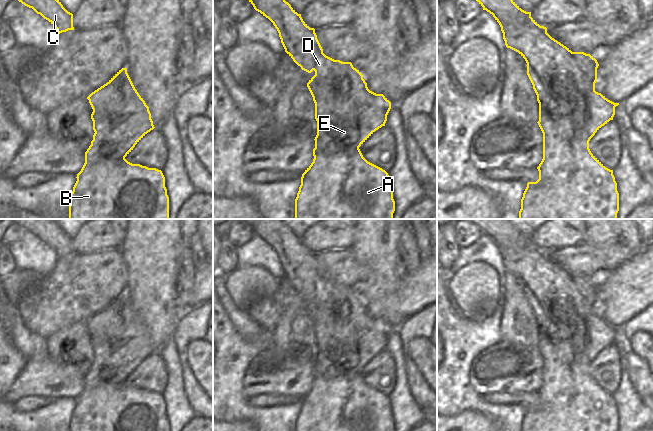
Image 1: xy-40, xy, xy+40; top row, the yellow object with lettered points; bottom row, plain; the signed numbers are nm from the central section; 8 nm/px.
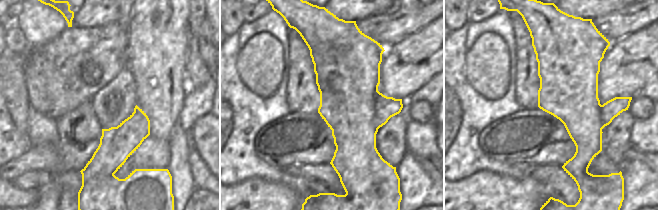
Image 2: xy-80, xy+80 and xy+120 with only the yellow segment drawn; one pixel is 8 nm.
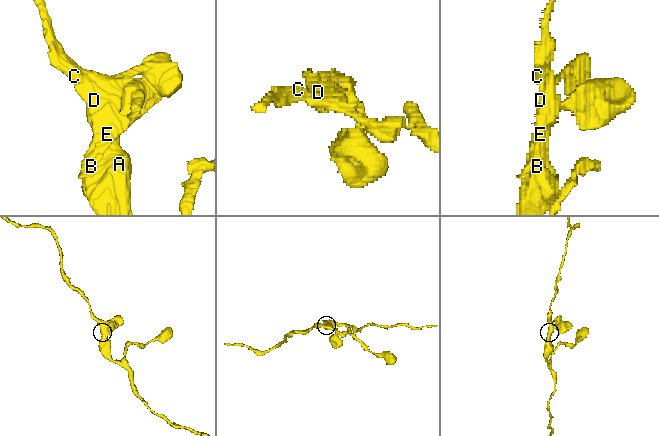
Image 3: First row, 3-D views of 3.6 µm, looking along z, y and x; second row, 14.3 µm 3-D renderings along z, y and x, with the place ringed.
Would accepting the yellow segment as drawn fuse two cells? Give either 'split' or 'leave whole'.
split

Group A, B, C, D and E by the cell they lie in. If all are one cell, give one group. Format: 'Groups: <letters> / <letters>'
Groups: A B C D / E

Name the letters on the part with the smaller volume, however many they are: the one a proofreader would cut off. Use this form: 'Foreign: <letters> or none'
Foreign: E

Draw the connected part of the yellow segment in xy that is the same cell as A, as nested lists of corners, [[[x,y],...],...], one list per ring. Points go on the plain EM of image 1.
[[[320,354],[314,364],[317,379],[302,398],[295,431],[395,431],[388,397],[368,386],[359,372],[346,374]]]

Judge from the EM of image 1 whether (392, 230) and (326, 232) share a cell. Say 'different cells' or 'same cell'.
different cells

